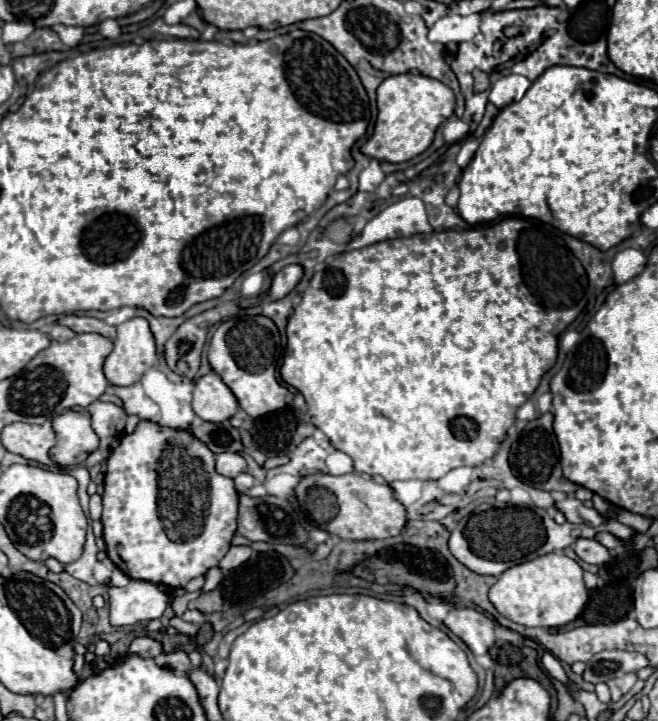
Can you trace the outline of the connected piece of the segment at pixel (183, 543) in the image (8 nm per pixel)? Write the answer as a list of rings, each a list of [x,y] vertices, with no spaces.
[[[141,419],[139,425],[135,427],[133,433],[125,435],[119,443],[119,447],[109,455],[107,459],[107,473],[105,473],[105,493],[103,493],[103,539],[107,543],[107,555],[109,559],[131,579],[141,579],[141,581],[151,581],[151,583],[163,583],[169,587],[185,587],[191,579],[205,575],[211,567],[217,567],[217,563],[227,555],[231,547],[231,539],[237,531],[237,503],[239,503],[239,493],[235,491],[233,479],[219,475],[215,471],[215,455],[201,443],[193,433],[173,429],[167,425],[153,423],[149,419]]]

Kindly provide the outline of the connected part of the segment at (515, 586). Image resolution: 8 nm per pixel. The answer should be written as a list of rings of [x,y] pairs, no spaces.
[[[563,553],[541,555],[533,561],[525,561],[509,567],[489,591],[489,601],[495,609],[525,627],[563,627],[583,611],[589,591],[583,583],[583,569],[577,561]]]

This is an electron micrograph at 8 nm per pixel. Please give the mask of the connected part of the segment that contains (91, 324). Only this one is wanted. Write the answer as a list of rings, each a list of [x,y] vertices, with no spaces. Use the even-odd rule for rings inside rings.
[[[67,315],[59,321],[61,325],[73,329],[75,333],[97,333],[97,335],[103,335],[107,339],[115,339],[115,327],[107,325],[105,321],[101,319],[93,319],[93,317],[79,317],[79,315]]]

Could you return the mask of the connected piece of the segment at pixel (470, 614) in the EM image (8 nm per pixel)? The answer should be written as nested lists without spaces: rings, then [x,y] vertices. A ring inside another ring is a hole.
[[[453,607],[445,617],[445,627],[455,633],[475,655],[487,653],[487,649],[495,643],[493,621],[469,607]]]

